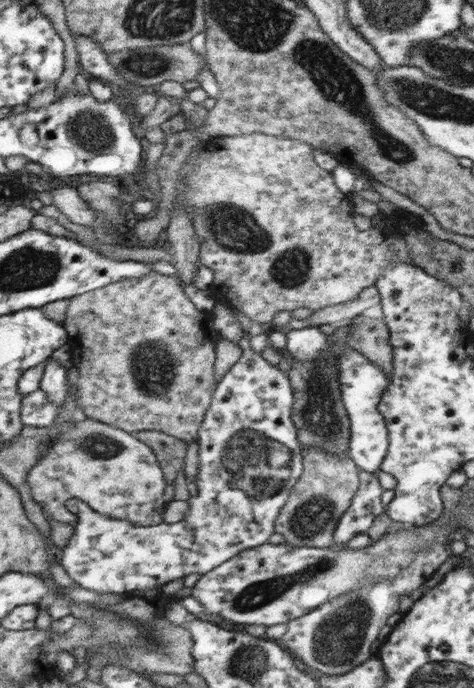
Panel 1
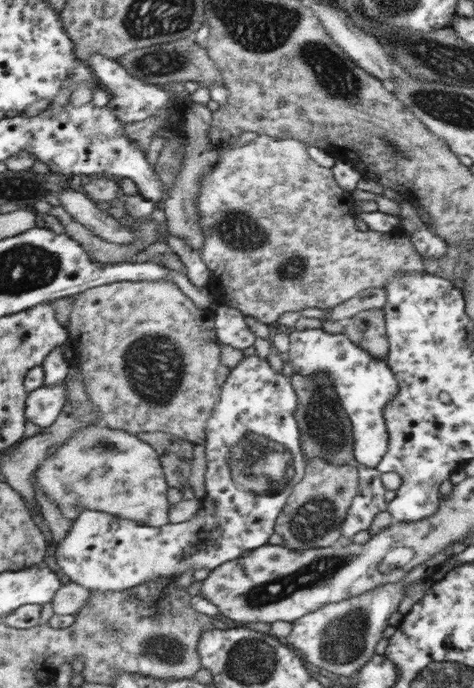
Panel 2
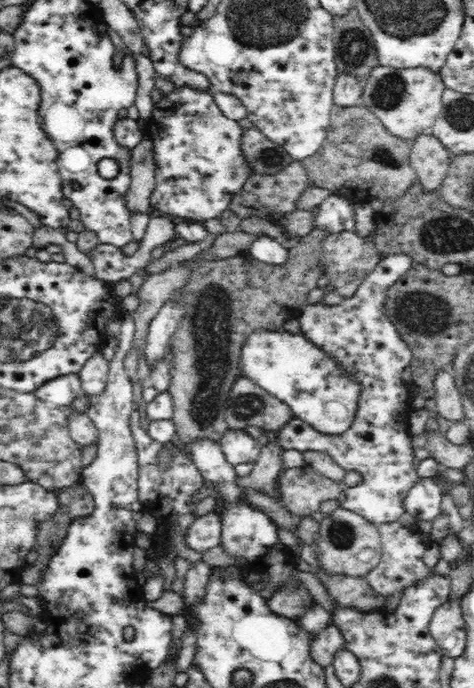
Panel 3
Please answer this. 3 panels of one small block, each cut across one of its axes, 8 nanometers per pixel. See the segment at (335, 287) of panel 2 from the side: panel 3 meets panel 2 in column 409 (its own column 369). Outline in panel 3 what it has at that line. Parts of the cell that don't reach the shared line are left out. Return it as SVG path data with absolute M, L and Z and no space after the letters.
M354 231L330 233L324 239L324 261L328 266L330 284L334 292L343 297L351 297L368 273L379 263L379 249L372 237L360 236Z

